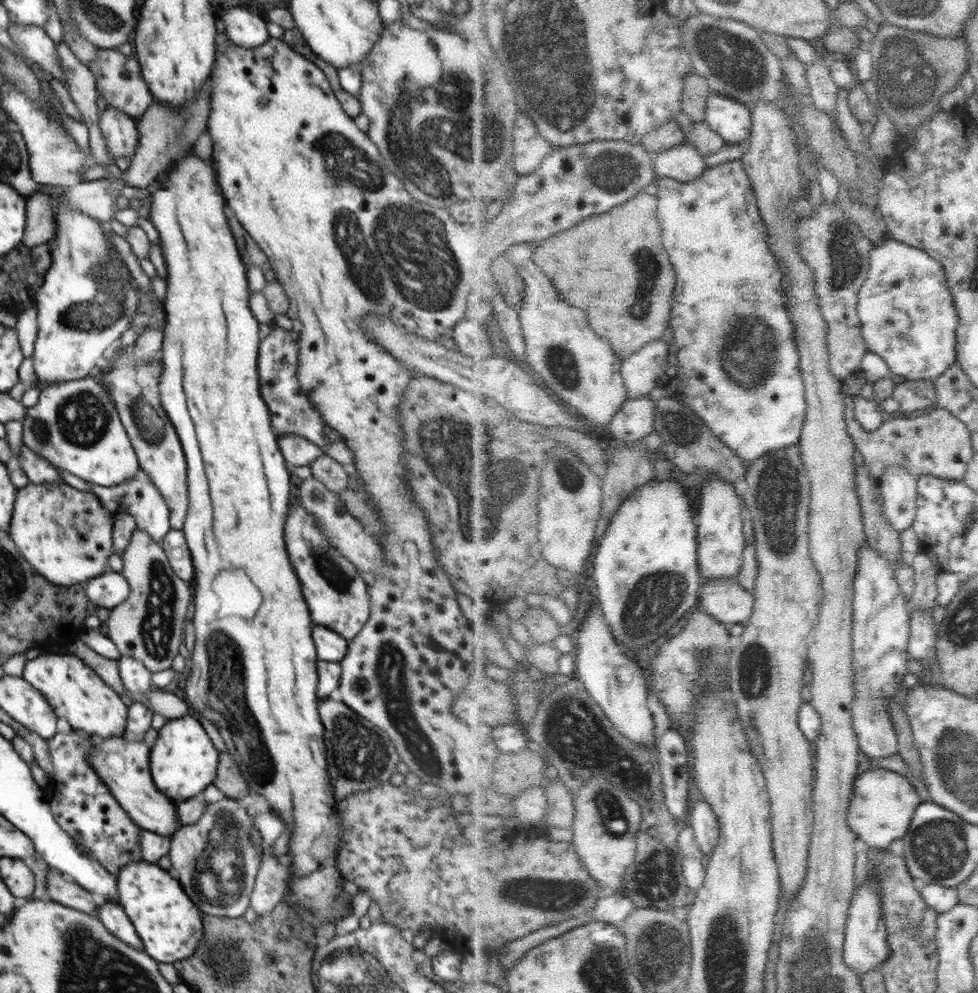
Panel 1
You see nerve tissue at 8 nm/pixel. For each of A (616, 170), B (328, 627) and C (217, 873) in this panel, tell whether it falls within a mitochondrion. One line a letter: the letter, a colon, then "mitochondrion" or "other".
A: mitochondrion
B: other
C: mitochondrion

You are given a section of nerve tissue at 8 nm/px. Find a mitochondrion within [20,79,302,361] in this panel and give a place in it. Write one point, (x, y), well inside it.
(106, 300)

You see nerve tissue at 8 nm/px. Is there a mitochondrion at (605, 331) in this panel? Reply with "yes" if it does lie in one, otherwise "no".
no

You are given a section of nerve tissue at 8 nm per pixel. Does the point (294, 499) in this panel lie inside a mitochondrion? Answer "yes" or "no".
no

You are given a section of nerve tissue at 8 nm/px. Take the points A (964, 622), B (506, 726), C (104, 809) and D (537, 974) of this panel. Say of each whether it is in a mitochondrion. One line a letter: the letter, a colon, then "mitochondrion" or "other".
A: mitochondrion
B: other
C: other
D: other

